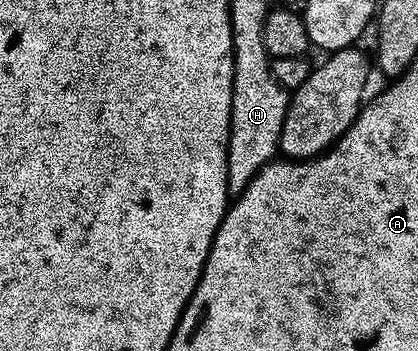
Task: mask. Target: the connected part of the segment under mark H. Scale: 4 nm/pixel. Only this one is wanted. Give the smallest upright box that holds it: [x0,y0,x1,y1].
[228,21,289,196]

